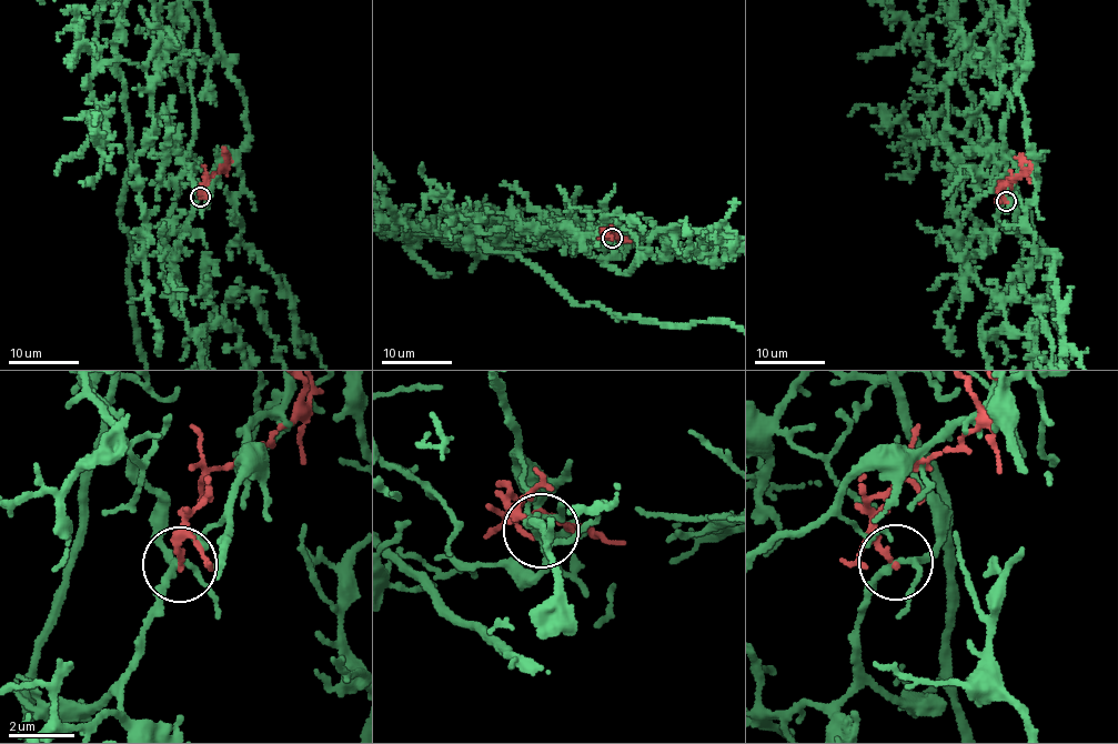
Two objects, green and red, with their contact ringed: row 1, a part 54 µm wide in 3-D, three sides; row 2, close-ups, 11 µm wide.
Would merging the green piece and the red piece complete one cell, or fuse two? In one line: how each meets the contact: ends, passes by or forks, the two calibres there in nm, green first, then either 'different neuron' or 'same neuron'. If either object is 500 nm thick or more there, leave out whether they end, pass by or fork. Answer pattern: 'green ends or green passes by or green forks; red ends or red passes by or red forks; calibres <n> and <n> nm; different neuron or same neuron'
green forks; red ends; calibres 160 and 180 nm; different neuron

